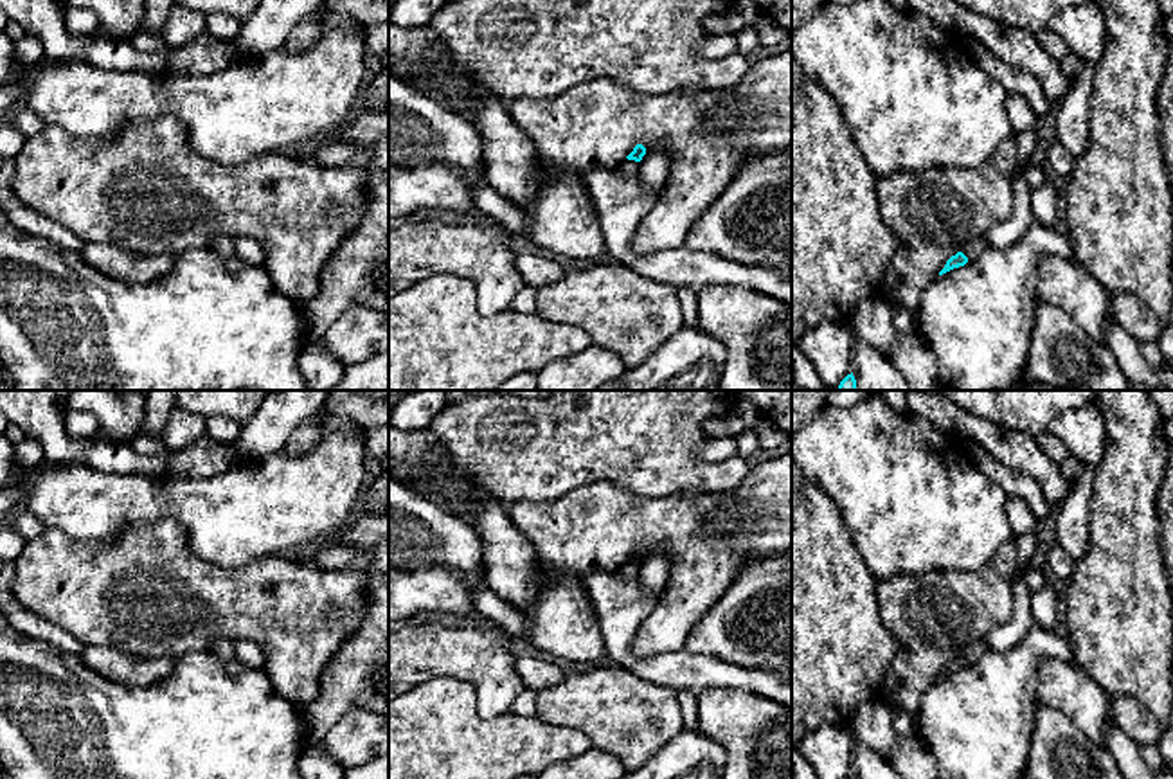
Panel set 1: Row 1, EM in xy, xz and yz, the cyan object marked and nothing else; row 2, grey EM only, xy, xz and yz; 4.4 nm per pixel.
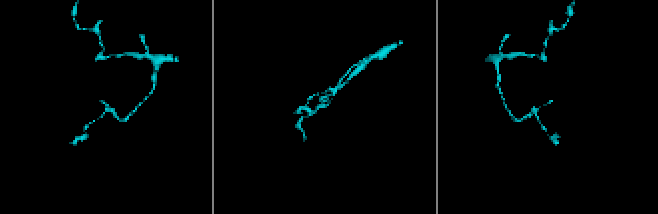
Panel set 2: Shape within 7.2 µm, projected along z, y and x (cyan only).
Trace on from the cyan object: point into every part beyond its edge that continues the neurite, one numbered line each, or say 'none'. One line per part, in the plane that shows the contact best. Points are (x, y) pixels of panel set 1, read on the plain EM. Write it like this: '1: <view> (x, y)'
1: xz (626, 571)

